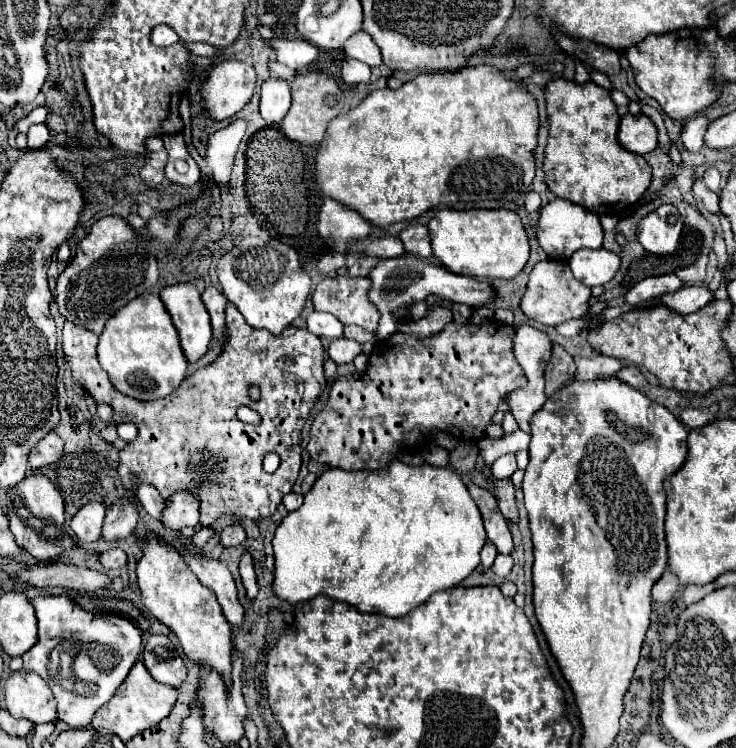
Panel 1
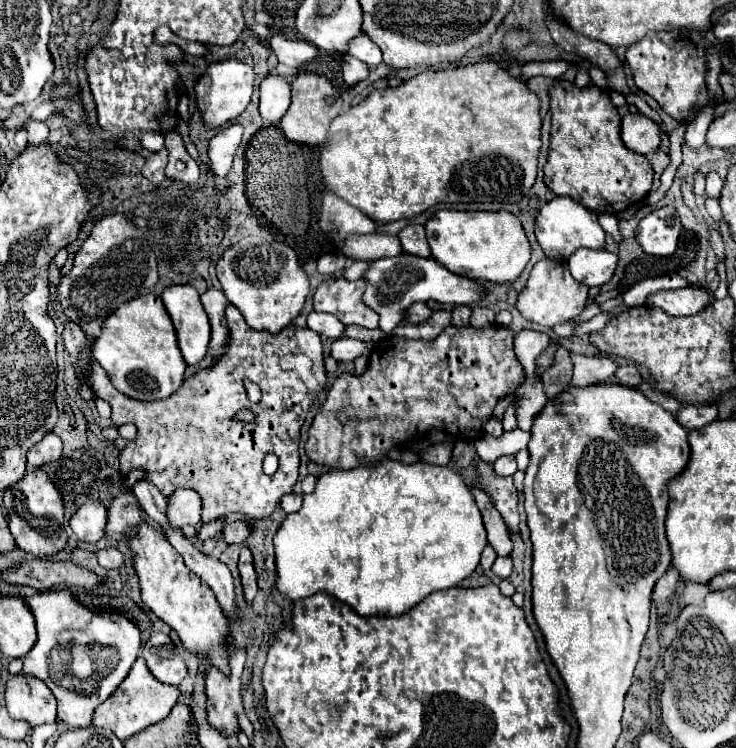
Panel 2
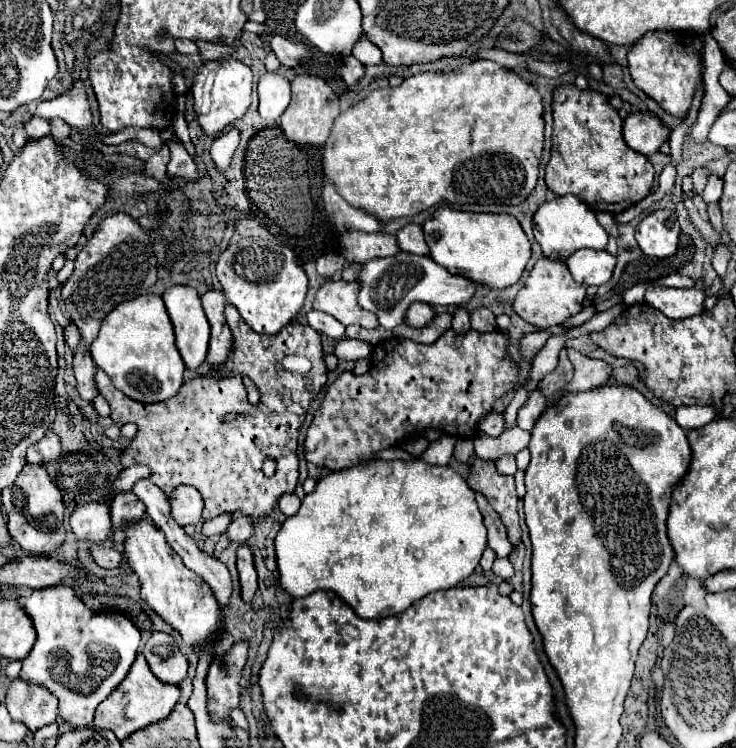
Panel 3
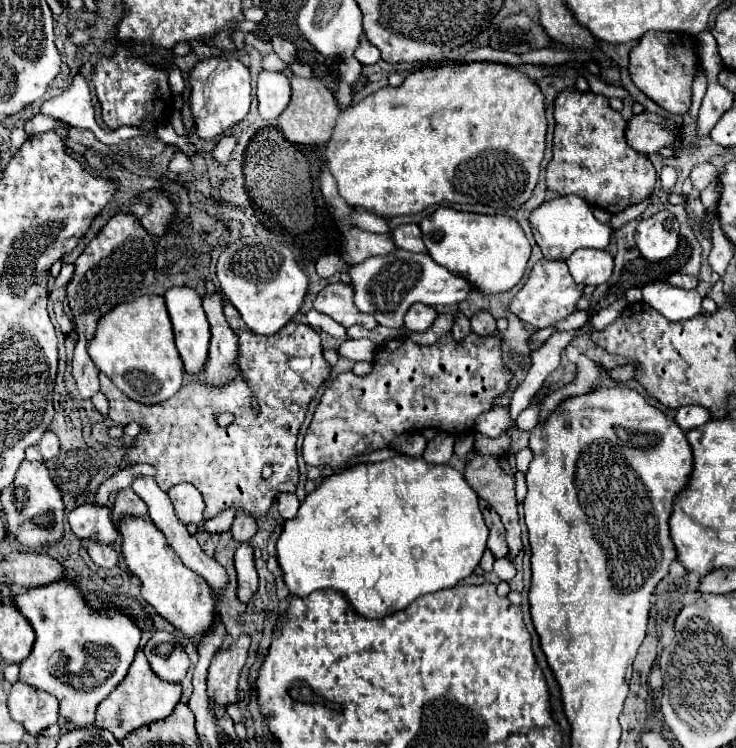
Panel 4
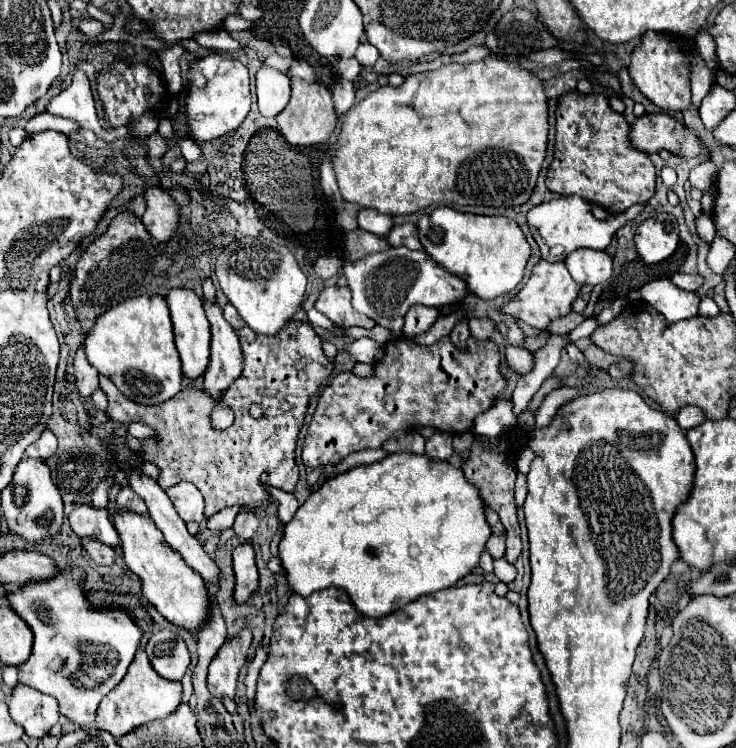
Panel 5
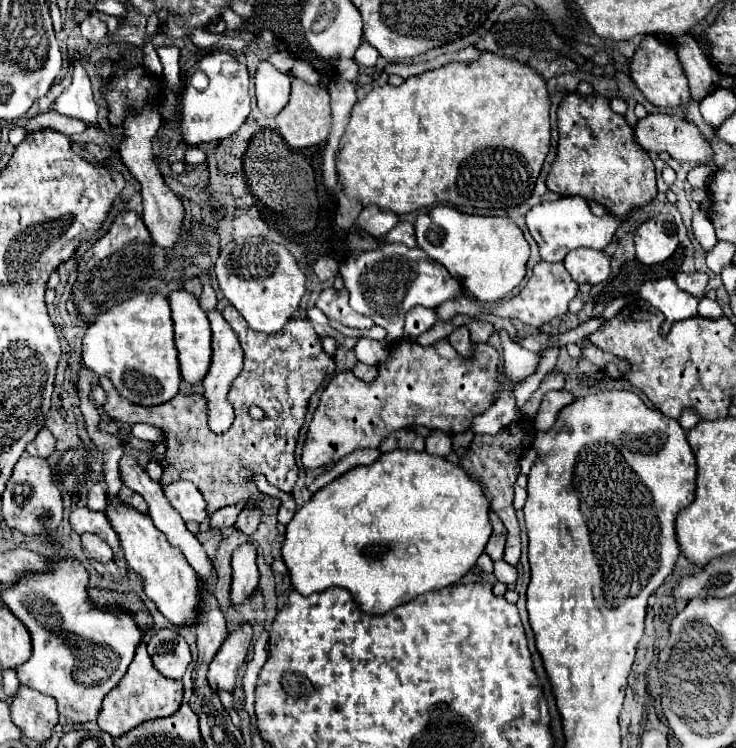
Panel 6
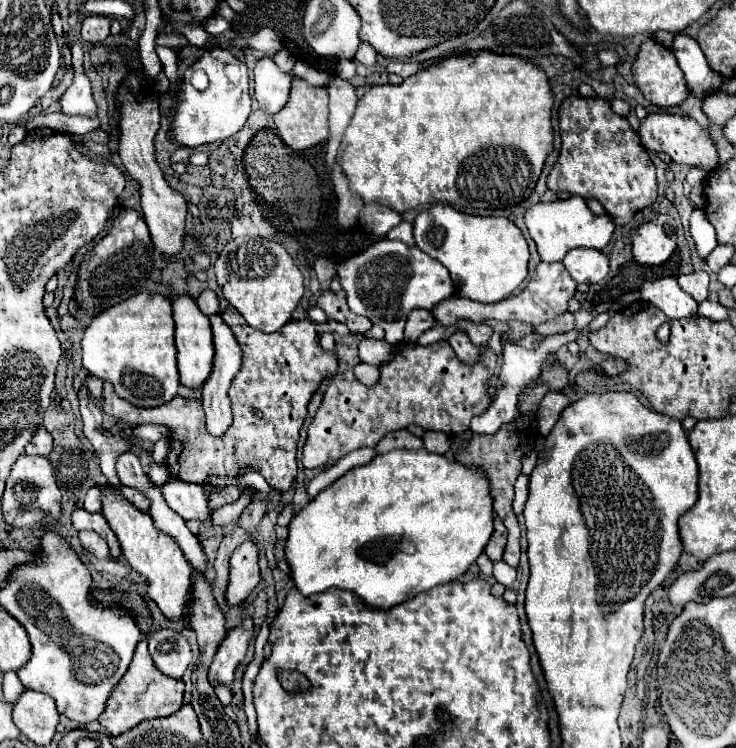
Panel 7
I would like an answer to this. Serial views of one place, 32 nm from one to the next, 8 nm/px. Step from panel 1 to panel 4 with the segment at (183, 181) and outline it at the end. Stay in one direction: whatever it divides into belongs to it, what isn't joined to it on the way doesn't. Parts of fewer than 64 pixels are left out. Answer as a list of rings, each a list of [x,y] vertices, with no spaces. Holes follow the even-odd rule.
[[[174,146],[176,150],[174,150],[174,158],[172,158],[172,162],[168,164],[168,170],[170,172],[174,172],[174,174],[186,174],[186,172],[192,172],[192,160],[178,148],[178,146]]]

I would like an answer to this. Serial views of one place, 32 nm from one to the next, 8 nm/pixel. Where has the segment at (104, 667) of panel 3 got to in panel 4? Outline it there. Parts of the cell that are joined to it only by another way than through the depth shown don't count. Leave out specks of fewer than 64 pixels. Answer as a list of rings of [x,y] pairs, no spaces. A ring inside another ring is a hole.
[[[52,584],[44,588],[32,588],[24,596],[16,596],[16,606],[30,620],[36,642],[26,660],[22,660],[20,682],[36,686],[44,692],[54,694],[60,700],[60,716],[72,722],[78,728],[94,724],[94,712],[98,704],[124,680],[128,668],[140,646],[140,630],[138,626],[118,610],[110,610],[110,614],[94,612],[82,600],[78,588],[74,584]]]

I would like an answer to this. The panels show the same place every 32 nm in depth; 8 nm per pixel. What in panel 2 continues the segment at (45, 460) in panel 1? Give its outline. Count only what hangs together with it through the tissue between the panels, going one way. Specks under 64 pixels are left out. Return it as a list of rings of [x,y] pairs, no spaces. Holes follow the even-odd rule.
[[[48,432],[36,446],[28,450],[28,464],[40,468],[44,464],[56,462],[60,454],[62,454],[62,440],[54,432]]]

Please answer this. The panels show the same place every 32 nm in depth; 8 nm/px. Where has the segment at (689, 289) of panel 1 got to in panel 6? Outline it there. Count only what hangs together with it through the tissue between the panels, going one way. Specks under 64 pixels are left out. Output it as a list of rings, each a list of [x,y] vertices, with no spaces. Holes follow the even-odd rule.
[[[660,278],[646,282],[640,288],[640,298],[650,302],[654,308],[658,308],[664,316],[665,323],[662,324],[662,334],[667,334],[672,322],[694,318],[698,312],[698,298],[680,290],[672,278]]]

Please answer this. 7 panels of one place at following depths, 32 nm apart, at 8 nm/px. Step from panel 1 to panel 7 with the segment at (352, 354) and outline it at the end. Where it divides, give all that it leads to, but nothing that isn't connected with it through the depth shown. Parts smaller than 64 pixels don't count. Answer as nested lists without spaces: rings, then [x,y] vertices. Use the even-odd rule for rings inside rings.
[[[362,338],[360,344],[358,344],[358,356],[364,364],[382,366],[384,362],[388,362],[394,356],[394,346],[388,344],[386,340]]]

